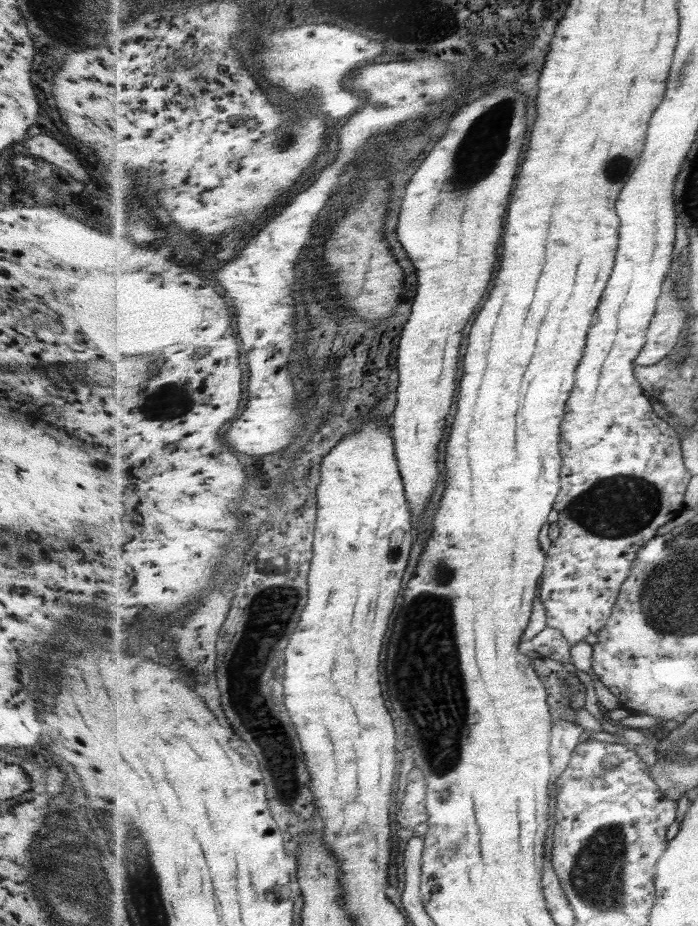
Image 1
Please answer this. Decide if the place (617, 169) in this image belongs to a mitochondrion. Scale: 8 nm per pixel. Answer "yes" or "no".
yes

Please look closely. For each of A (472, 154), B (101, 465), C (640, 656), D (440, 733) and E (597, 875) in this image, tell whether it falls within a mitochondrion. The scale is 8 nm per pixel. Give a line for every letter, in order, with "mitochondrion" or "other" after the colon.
A: mitochondrion
B: other
C: other
D: mitochondrion
E: mitochondrion

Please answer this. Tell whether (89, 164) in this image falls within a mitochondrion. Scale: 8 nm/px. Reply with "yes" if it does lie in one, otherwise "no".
no

